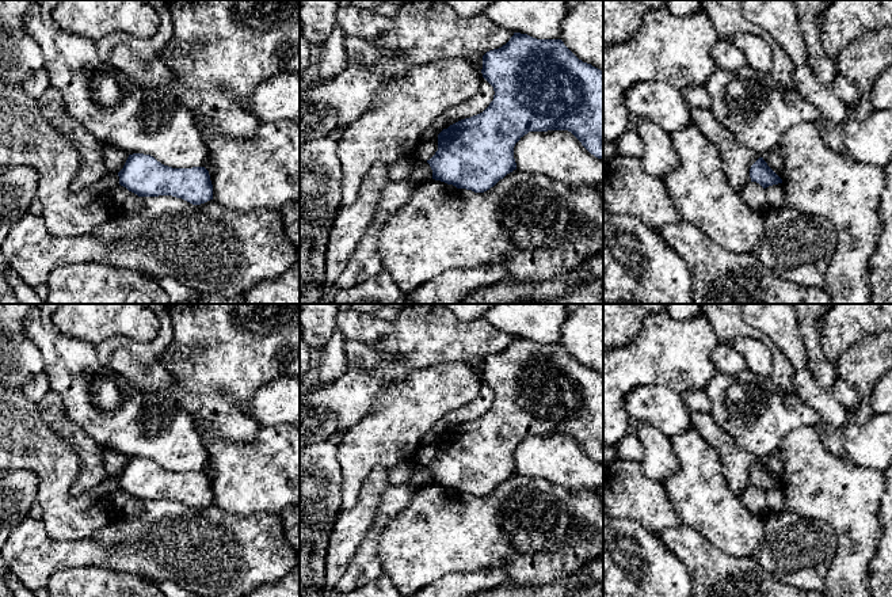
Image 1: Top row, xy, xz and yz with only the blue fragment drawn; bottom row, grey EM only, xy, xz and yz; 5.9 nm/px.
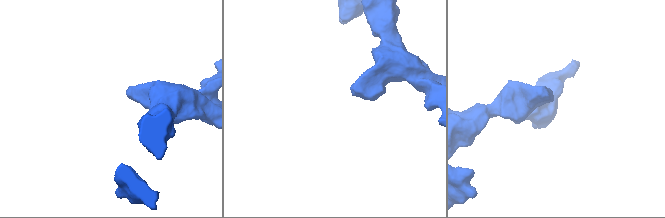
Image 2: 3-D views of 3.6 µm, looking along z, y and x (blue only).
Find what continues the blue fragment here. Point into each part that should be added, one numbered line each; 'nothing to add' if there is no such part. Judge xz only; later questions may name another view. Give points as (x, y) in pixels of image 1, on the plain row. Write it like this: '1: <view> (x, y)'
nothing to add

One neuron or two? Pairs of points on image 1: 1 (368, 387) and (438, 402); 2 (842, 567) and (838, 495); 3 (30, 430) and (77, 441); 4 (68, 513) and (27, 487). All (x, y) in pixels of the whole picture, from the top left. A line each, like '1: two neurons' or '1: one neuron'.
1: two neurons
2: one neuron
3: two neurons
4: two neurons

